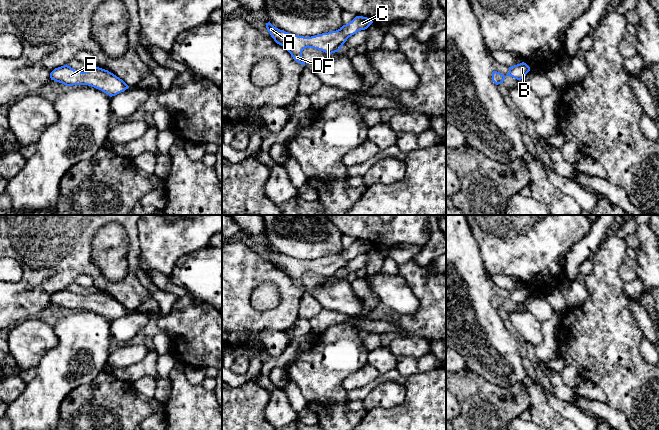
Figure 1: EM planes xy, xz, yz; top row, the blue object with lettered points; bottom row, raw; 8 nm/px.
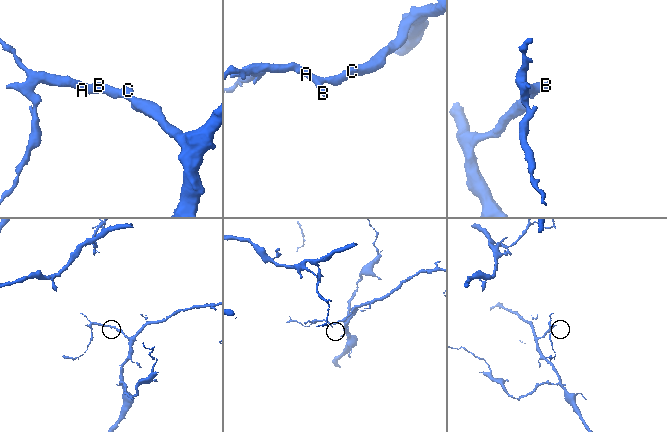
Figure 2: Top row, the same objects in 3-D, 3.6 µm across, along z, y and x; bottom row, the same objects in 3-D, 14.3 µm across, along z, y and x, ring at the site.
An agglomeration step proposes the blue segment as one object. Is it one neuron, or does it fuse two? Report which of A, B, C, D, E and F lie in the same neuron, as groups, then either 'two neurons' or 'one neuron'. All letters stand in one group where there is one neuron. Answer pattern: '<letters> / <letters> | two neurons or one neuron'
A B C D E F | one neuron

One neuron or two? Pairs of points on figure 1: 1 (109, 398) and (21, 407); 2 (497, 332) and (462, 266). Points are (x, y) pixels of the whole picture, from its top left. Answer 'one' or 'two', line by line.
1: two
2: one

